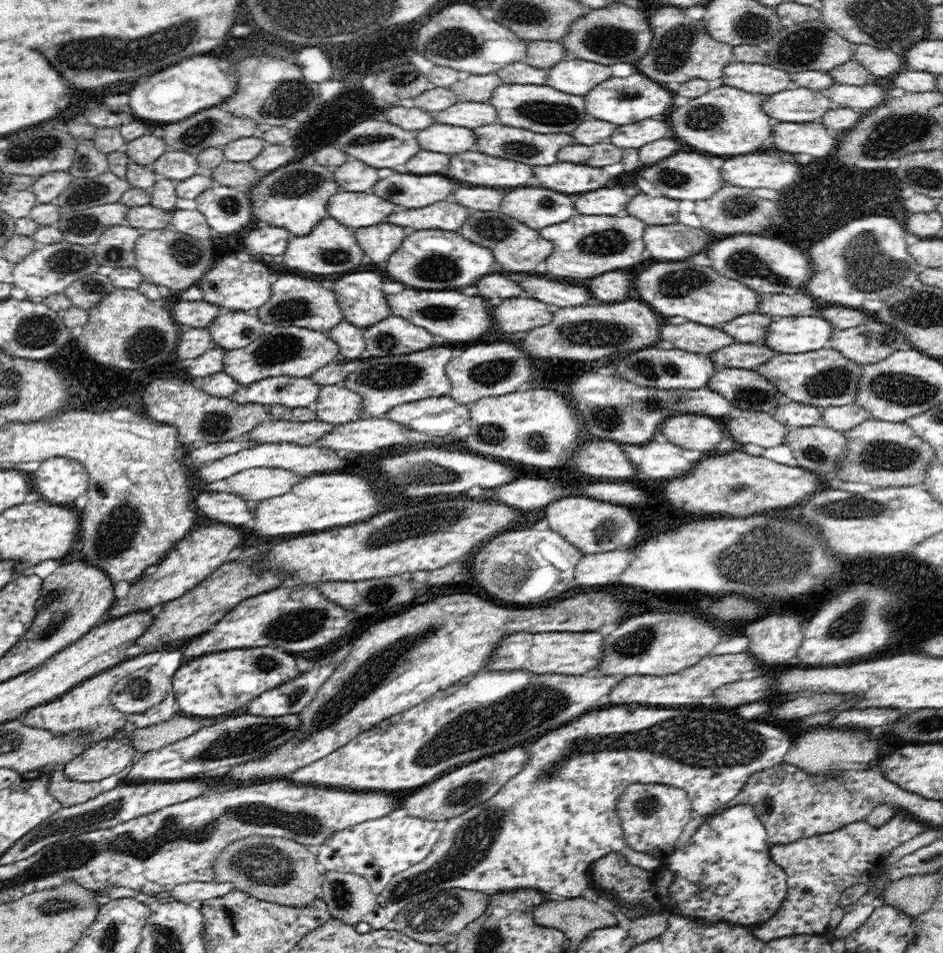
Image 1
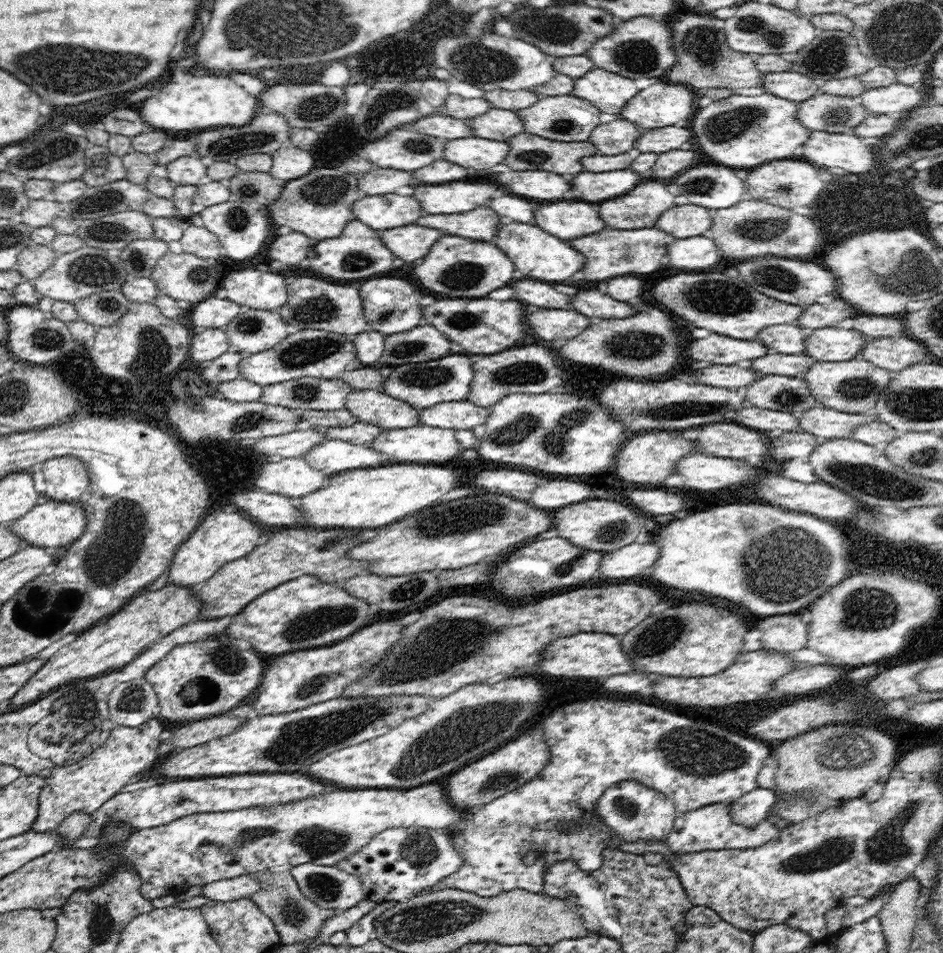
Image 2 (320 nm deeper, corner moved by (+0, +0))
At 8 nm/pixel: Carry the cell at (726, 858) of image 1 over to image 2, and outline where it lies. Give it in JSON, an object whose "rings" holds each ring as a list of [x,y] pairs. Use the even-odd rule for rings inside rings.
{"rings":[[[756,787],[753,791],[733,802],[733,819],[738,824],[752,828],[758,820],[768,817],[768,810],[774,804],[774,791]]]}

